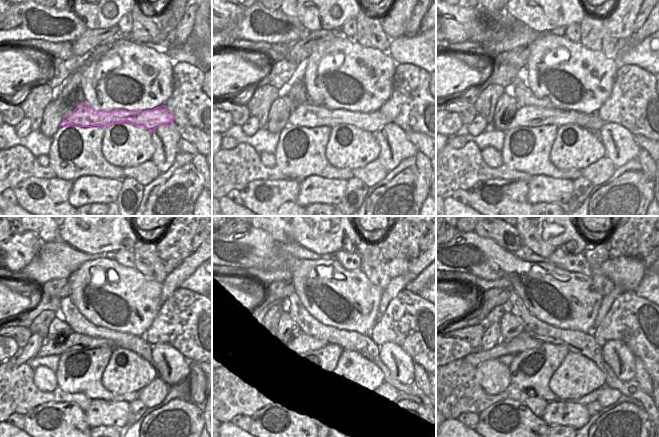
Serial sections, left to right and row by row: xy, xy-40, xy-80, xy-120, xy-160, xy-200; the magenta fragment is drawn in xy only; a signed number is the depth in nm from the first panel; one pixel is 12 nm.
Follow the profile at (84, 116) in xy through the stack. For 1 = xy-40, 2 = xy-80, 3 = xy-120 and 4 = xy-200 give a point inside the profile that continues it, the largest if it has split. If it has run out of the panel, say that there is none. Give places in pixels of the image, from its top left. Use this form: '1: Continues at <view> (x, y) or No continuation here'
1: Continues at xy-40 (308, 115)
2: Continues at xy-80 (527, 116)
3: Continues at xy-120 (77, 341)
4: Continues at xy-200 (476, 358)

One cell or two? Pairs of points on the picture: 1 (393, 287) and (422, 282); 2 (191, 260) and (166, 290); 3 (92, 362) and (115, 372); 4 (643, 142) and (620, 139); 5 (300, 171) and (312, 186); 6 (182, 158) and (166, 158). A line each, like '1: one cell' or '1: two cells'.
1: two cells
2: one cell
3: two cells
4: two cells
5: two cells
6: two cells

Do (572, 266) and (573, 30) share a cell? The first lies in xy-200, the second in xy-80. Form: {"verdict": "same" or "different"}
{"verdict": "same"}

